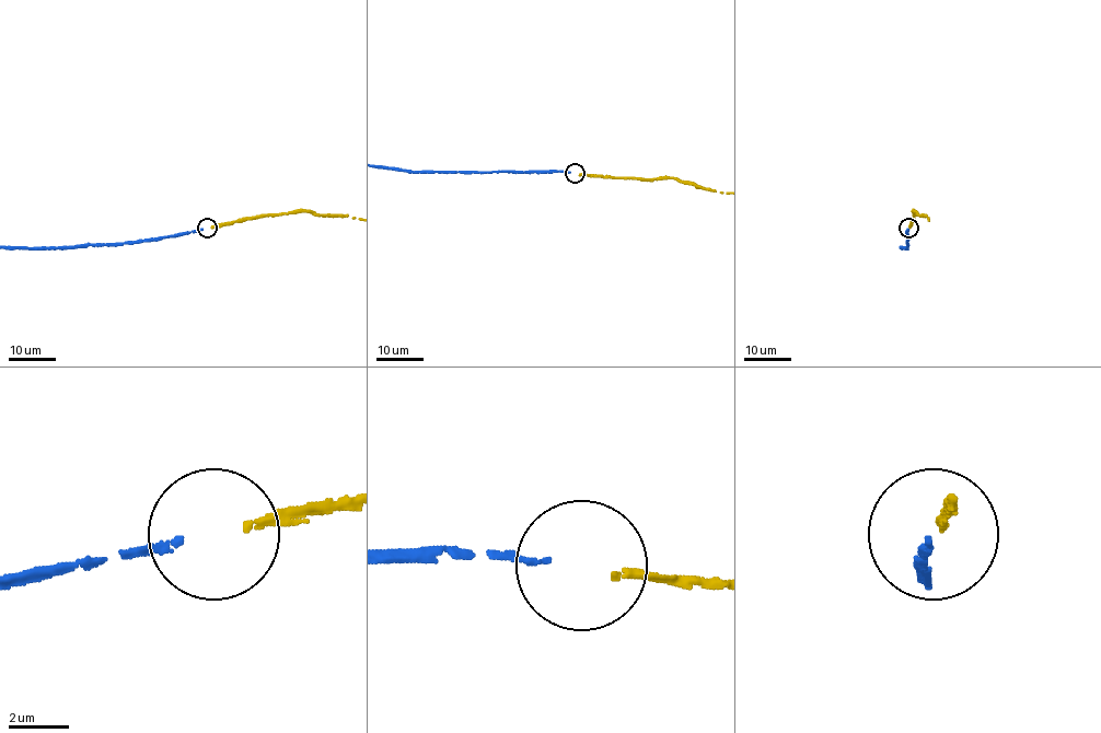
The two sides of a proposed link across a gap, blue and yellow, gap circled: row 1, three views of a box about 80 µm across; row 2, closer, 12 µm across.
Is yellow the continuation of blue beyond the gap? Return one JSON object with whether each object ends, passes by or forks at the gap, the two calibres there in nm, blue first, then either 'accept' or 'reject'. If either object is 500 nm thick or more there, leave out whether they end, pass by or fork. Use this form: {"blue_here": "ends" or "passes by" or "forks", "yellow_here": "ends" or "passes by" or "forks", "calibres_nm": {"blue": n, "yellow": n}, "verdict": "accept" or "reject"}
{"blue_here": "ends", "yellow_here": "ends", "calibres_nm": {"blue": 180, "yellow": 240}, "verdict": "accept"}

